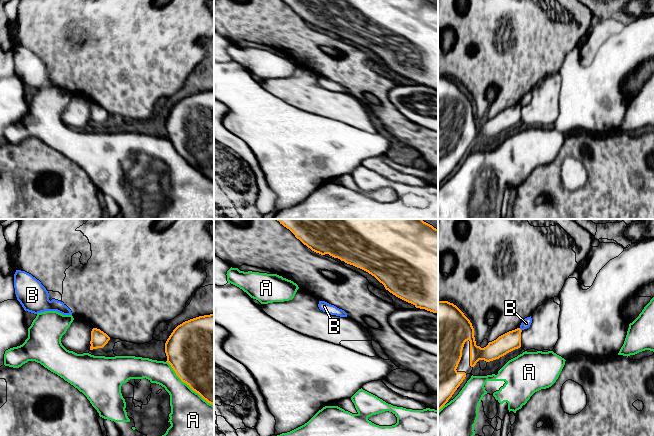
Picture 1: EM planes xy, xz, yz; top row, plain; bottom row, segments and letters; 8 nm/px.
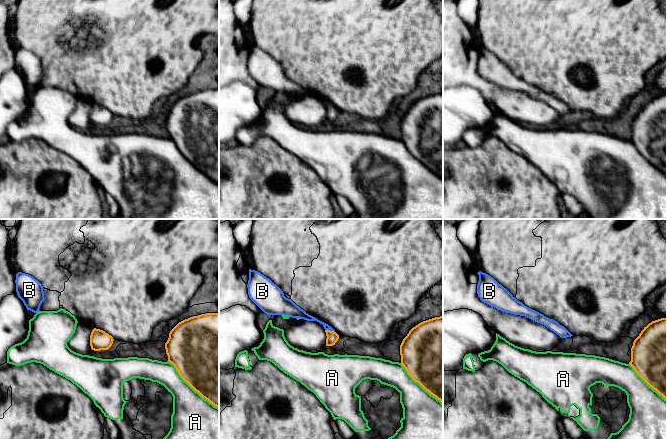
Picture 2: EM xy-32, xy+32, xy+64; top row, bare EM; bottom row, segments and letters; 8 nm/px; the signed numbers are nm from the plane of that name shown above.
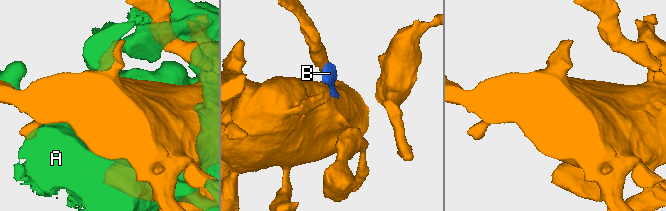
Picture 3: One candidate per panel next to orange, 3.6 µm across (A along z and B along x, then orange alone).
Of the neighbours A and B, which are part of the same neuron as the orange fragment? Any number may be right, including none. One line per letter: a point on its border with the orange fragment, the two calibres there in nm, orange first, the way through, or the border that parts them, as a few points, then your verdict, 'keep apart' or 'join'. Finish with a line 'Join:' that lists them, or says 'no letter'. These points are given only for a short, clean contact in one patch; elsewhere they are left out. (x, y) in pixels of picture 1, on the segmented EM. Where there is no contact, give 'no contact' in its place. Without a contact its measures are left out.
A: meets orange in xy at (188, 384); 500 nm thick on the orange side, 320 nm on the other; keep apart
B: meets orange in yz at (520, 329); 150 nm thick on the orange side, 70 nm on the other; border along yz (519, 328), (521, 330); keep apart
Join: no letter

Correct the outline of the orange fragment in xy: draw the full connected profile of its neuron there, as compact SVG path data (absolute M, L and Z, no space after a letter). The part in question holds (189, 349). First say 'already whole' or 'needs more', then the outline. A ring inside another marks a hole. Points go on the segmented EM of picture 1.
already whole; M214 314L178 325L165 343L165 353L181 381L214 406Z

